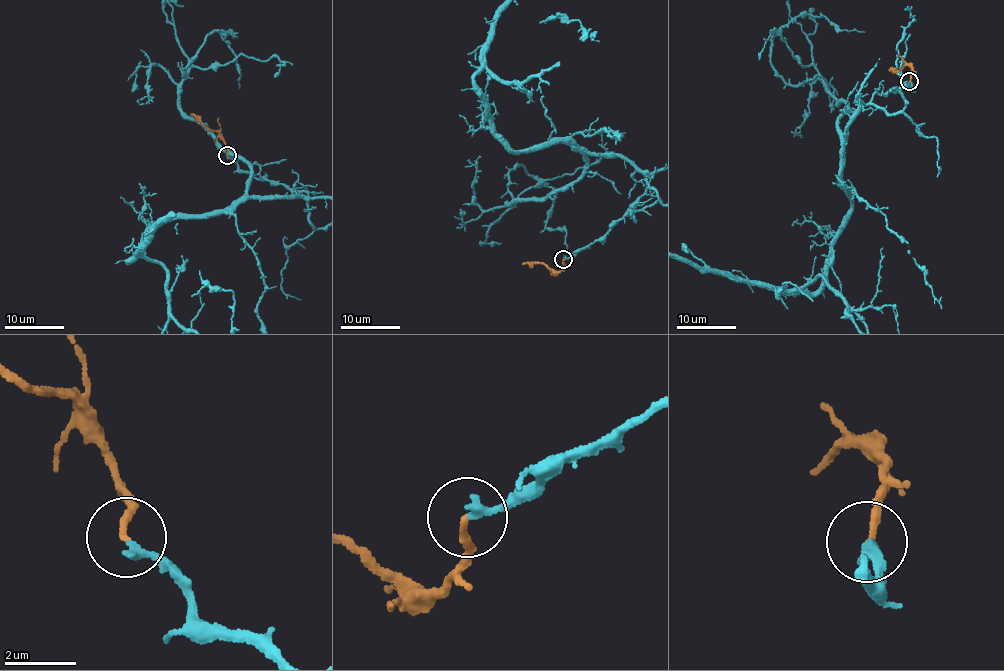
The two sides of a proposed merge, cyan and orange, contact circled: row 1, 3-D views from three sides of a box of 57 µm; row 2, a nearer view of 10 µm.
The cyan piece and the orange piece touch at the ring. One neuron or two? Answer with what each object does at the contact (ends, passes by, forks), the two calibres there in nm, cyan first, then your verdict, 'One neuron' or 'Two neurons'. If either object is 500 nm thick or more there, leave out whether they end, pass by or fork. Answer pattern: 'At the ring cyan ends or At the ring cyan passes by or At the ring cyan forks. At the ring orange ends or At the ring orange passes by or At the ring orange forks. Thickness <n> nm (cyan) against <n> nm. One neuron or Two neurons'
At the ring cyan ends. At the ring orange ends. Thickness 240 nm (cyan) against 190 nm. One neuron

